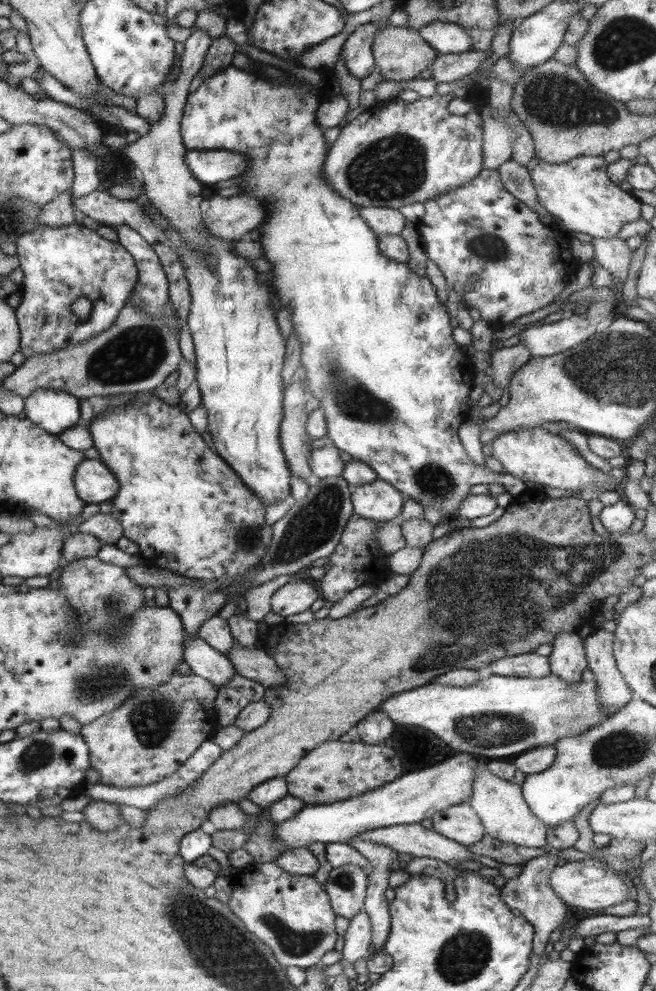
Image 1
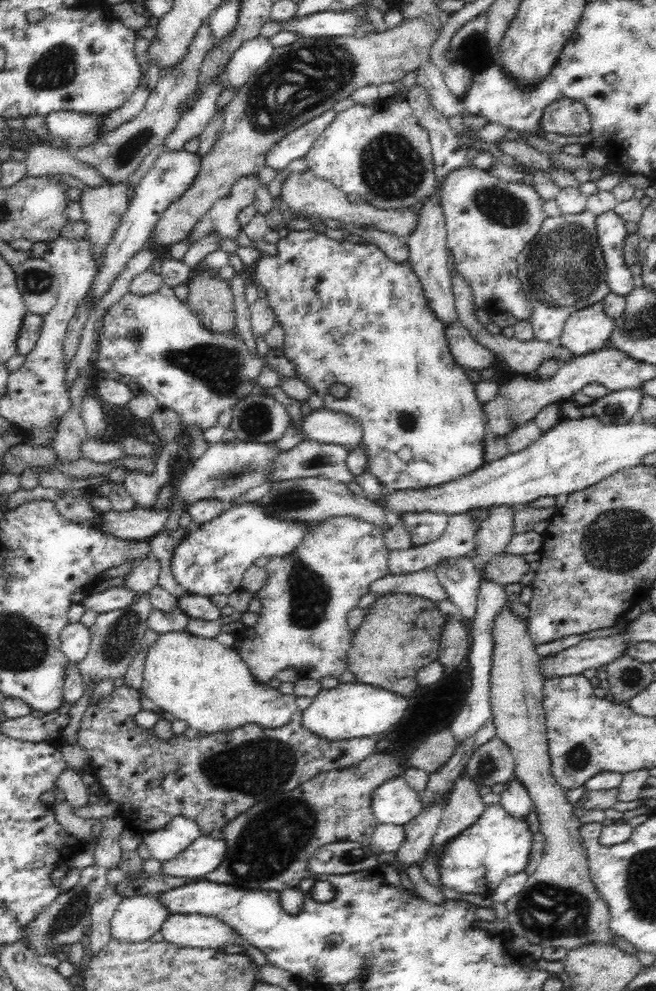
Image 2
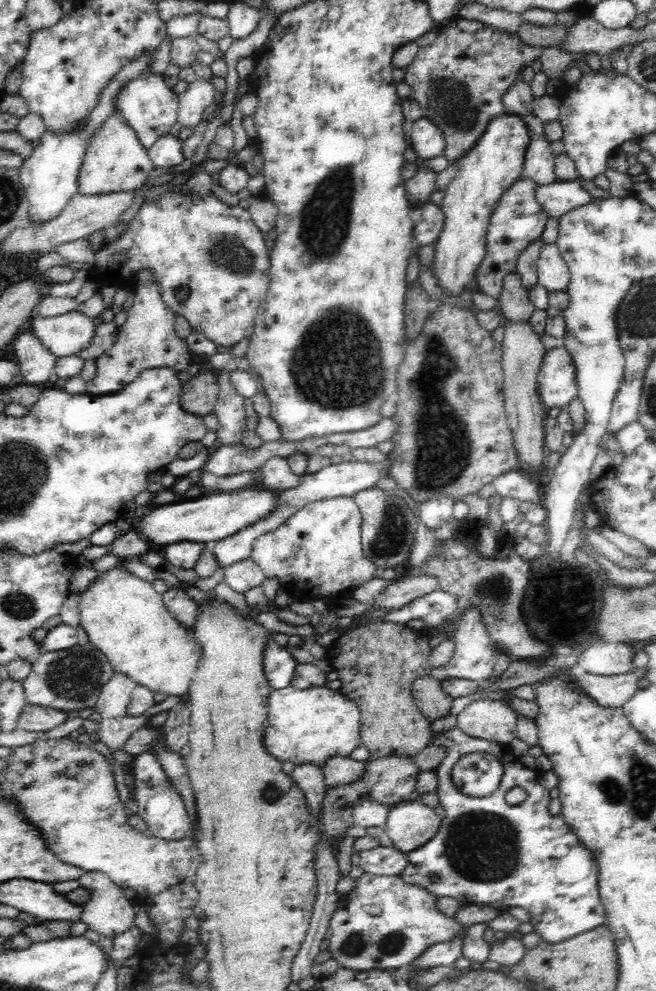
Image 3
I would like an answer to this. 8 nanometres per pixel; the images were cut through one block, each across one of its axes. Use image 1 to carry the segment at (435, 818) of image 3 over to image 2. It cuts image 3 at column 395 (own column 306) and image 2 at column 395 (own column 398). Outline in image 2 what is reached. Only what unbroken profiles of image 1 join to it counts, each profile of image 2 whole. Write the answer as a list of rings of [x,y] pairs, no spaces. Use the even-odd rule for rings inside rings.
[[[403,776],[391,778],[373,790],[371,809],[379,824],[404,826],[418,816],[425,804]]]

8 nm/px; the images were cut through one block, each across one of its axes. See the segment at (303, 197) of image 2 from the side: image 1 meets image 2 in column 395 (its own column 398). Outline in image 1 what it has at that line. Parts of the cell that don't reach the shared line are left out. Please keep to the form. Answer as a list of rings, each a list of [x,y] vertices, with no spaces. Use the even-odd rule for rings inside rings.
[[[358,207],[360,216],[366,221],[370,228],[374,229],[375,234],[400,235],[406,222],[405,216],[399,209],[386,207]]]

